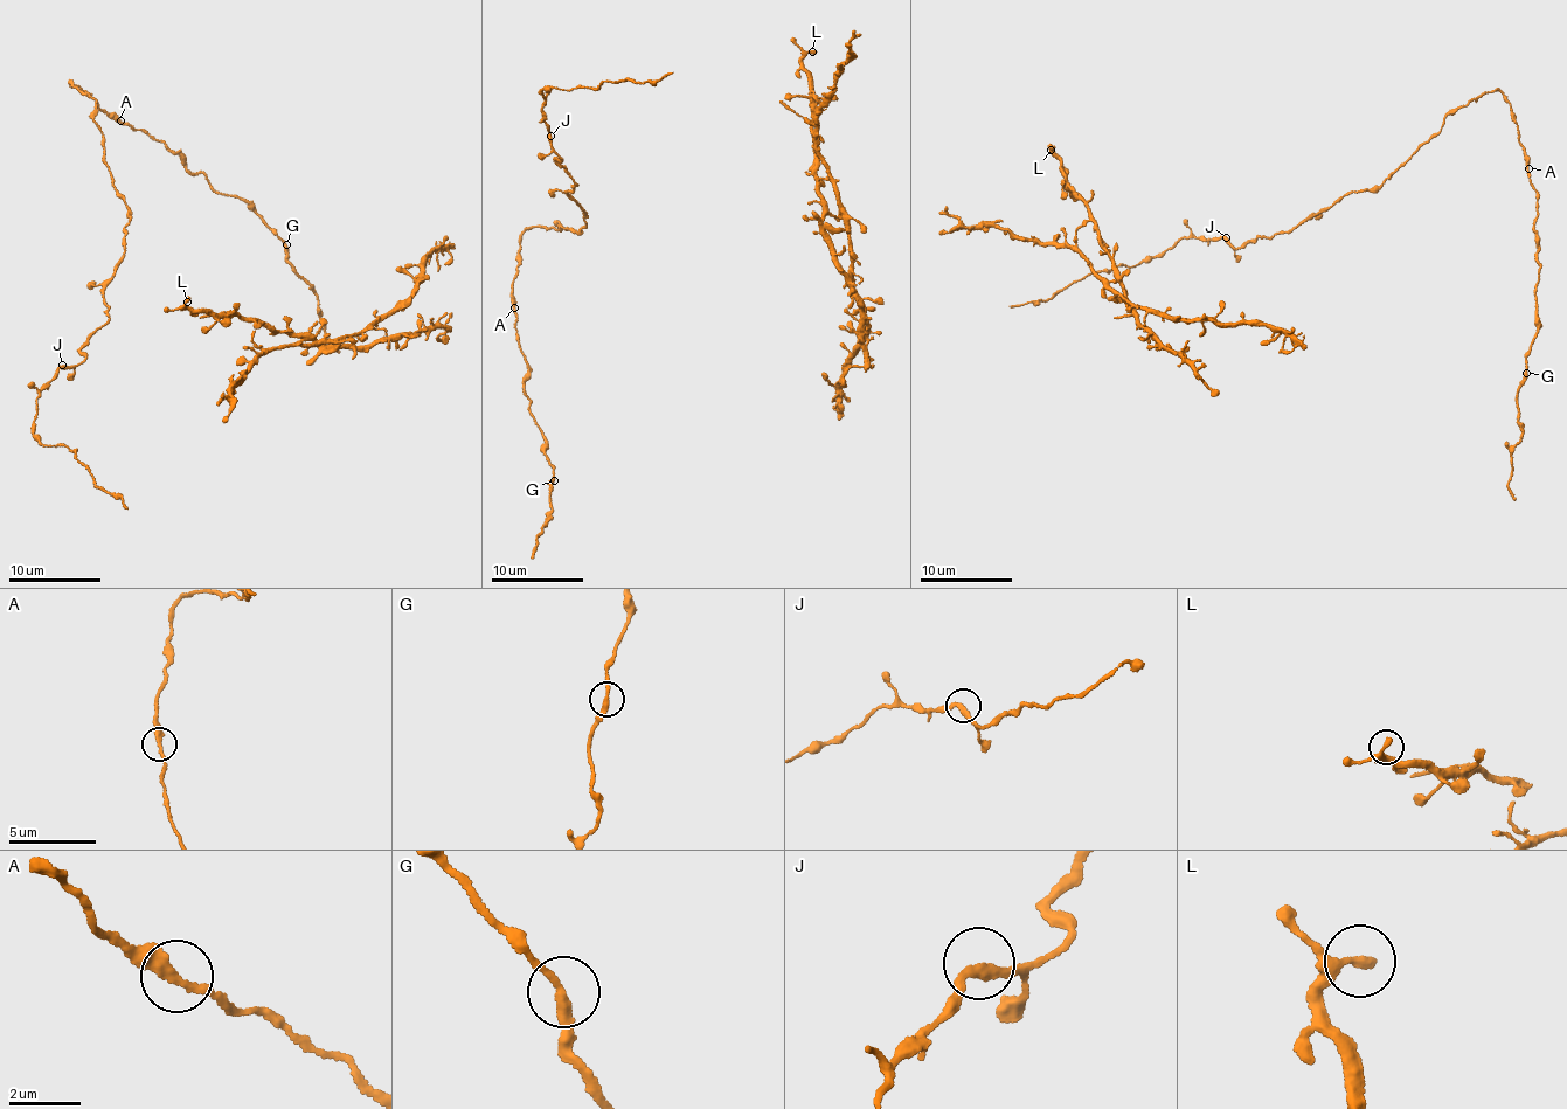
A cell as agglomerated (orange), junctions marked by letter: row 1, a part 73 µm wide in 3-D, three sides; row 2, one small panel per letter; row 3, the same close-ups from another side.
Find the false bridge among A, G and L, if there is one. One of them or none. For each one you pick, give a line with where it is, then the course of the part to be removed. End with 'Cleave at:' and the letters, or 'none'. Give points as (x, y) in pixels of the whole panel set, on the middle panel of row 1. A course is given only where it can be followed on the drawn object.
Cleave at: none

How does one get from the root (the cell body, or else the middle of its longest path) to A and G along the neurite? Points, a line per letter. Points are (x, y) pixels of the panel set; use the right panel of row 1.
A: (1225, 238), (1239, 248), (1288, 233), (1347, 193), (1370, 191), (1444, 116), (1486, 91), (1509, 99), (1527, 168)
G: (1225, 238), (1239, 248), (1288, 233), (1370, 191), (1444, 116), (1496, 90), (1537, 194), (1538, 319), (1526, 373)

